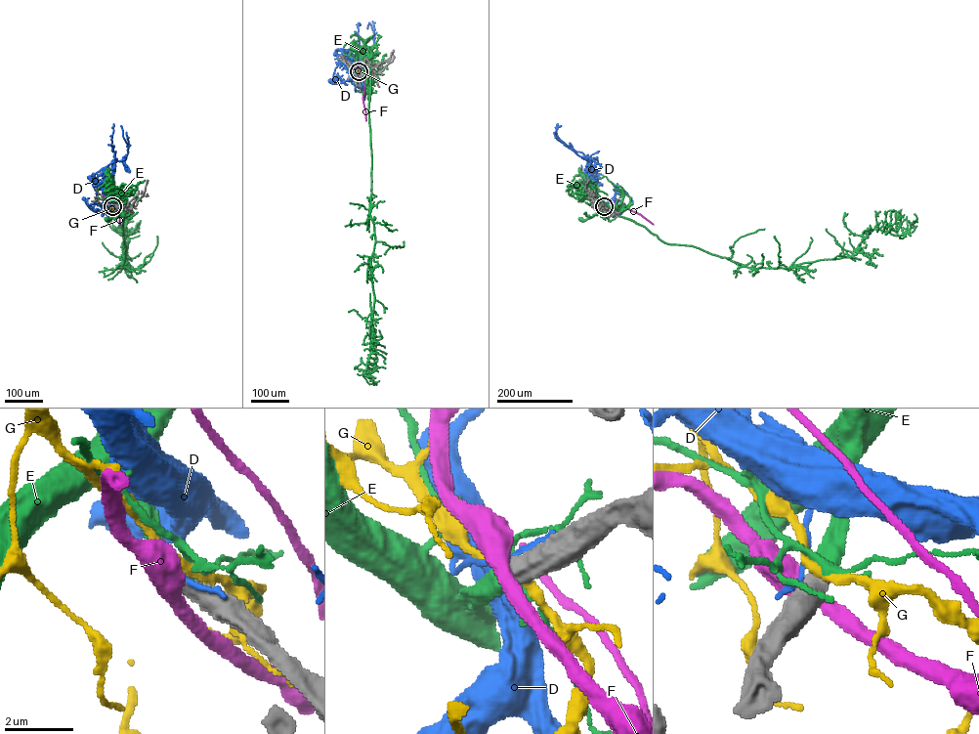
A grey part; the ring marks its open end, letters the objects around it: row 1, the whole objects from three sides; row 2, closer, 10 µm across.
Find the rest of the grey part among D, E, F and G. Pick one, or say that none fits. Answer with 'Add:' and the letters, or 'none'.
Add: E

